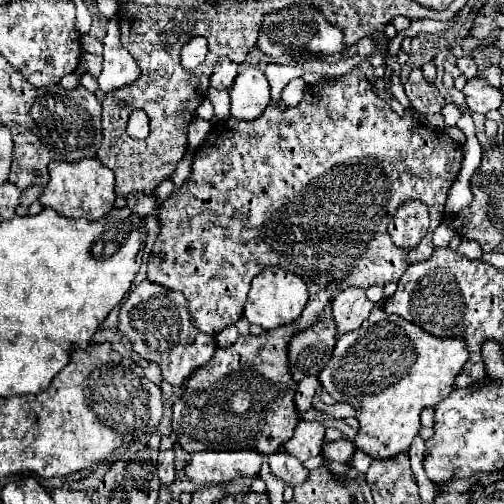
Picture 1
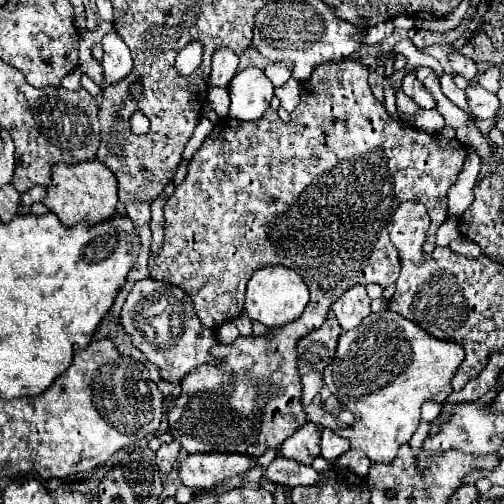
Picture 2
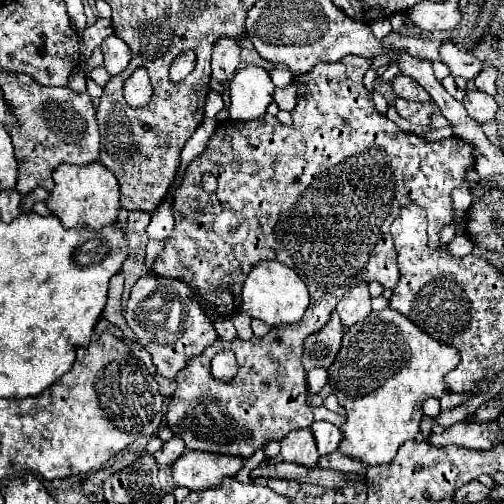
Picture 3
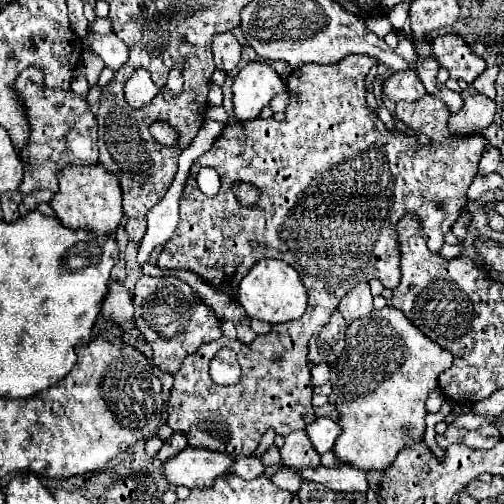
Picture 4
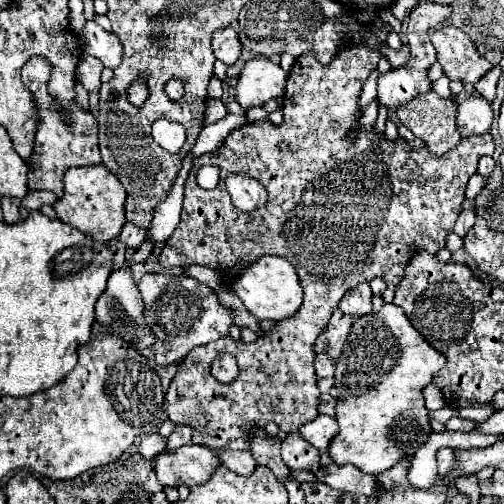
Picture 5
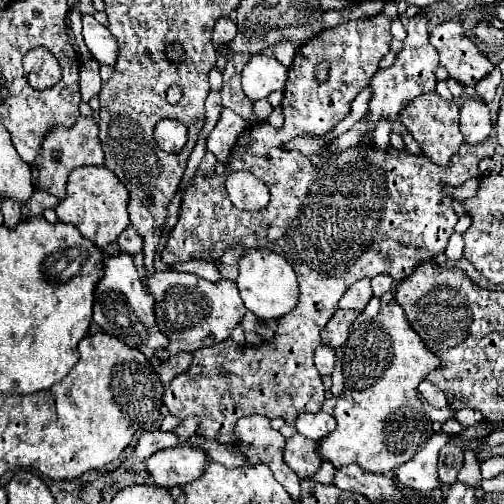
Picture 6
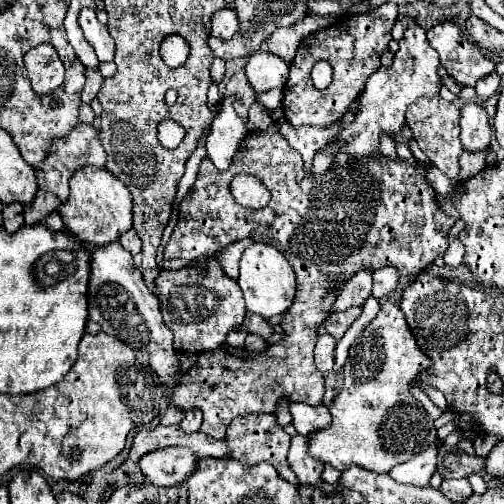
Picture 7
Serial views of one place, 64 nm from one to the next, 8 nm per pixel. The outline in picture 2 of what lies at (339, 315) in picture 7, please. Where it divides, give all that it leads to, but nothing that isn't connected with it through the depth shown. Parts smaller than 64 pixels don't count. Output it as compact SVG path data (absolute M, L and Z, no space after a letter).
M330 310L326 322L318 330L312 330L298 340L296 352L298 352L300 376L306 372L322 372L332 362L340 332L342 330L336 324L336 316Z

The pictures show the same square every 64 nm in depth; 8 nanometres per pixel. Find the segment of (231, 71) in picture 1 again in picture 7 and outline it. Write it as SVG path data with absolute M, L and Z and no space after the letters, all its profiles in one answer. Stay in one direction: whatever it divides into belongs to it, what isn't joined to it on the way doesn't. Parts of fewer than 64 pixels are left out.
M226 8L216 12L216 16L212 18L212 36L216 38L232 38L238 32L238 18L236 12Z

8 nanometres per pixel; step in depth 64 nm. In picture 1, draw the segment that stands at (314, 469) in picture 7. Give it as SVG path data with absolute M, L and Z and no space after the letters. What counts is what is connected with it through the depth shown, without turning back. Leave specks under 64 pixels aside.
M300 420L294 436L284 444L286 452L290 456L296 456L300 462L306 462L308 458L314 458L322 452L324 444L324 426L316 420Z

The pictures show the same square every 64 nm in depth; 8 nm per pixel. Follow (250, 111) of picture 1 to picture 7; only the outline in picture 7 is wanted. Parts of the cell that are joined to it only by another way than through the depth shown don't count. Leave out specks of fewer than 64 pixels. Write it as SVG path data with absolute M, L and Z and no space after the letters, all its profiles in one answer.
M258 50L248 58L246 78L254 92L284 88L288 80L288 64L272 52Z

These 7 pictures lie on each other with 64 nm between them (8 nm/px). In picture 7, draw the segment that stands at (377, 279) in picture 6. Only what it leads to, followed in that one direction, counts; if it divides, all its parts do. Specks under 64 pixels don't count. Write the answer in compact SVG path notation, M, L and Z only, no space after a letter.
M382 268L382 270L376 270L372 274L374 278L374 286L372 286L372 296L374 298L382 298L390 292L394 292L398 288L398 276L396 276L396 268Z

